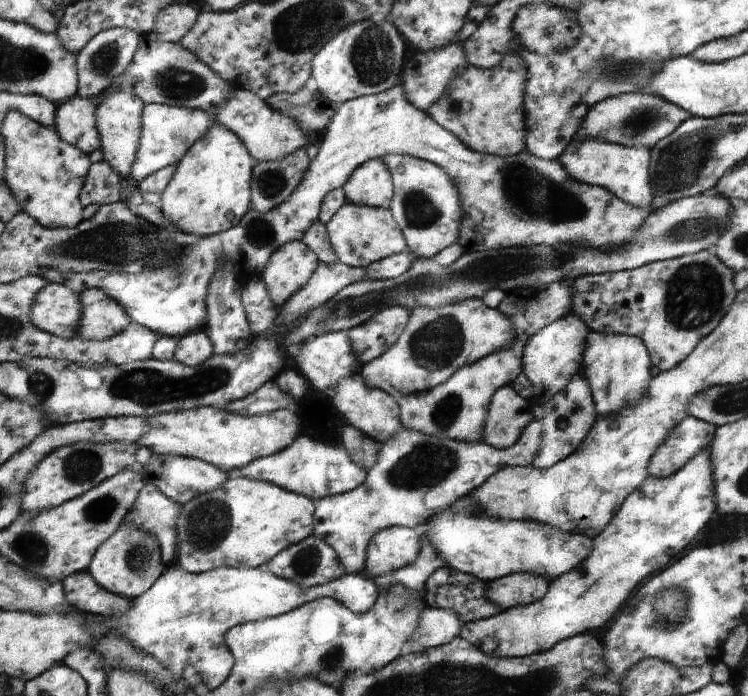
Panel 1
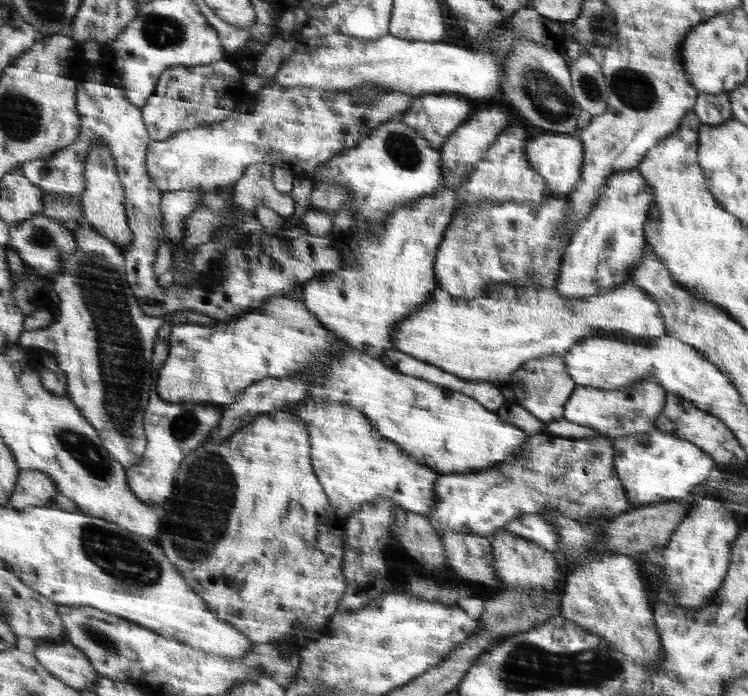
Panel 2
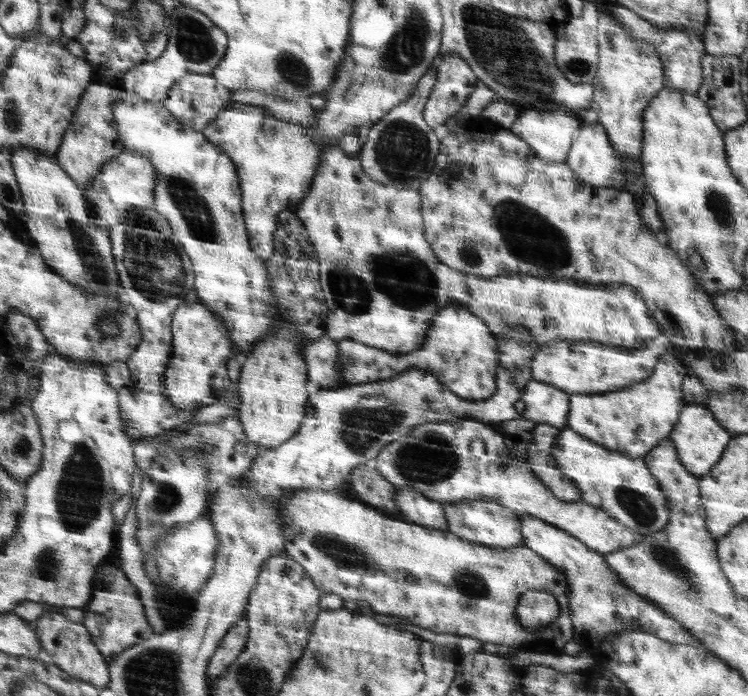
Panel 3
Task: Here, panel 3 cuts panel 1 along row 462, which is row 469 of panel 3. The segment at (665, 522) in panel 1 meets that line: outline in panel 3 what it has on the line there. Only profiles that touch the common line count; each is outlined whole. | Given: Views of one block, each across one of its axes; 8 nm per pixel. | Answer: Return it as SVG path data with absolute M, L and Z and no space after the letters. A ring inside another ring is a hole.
M700 403L684 407L681 411L680 420L677 421L675 429L668 437L672 438L674 445L676 445L680 461L697 478L704 477L713 469L713 466L723 457L726 446L732 440L729 431L717 422L713 412L710 412L709 408L702 407Z

